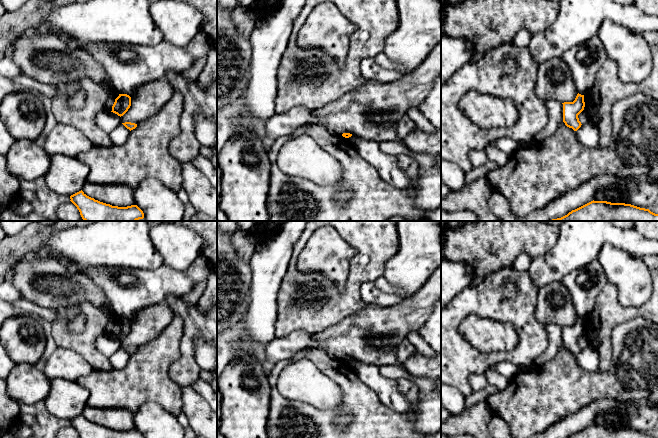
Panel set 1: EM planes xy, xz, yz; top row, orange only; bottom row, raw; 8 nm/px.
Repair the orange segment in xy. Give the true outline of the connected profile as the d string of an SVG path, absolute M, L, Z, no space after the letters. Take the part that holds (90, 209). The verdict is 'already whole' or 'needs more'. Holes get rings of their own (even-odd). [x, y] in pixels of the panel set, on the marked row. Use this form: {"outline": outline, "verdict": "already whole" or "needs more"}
{"outline": "M82 190L71 195L70 199L84 221L137 221L144 218L137 205L112 206L87 196Z", "verdict": "already whole"}

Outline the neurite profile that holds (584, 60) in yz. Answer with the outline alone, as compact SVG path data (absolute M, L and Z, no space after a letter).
M598 35L573 46L561 58L569 67L574 85L581 95L585 95L593 86L597 72L608 59Z

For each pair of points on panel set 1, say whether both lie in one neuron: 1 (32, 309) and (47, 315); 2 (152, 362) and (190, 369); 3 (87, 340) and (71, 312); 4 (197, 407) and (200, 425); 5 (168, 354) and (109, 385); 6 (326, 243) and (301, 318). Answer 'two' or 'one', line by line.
1: one
2: two
3: one
4: one
5: one
6: two

